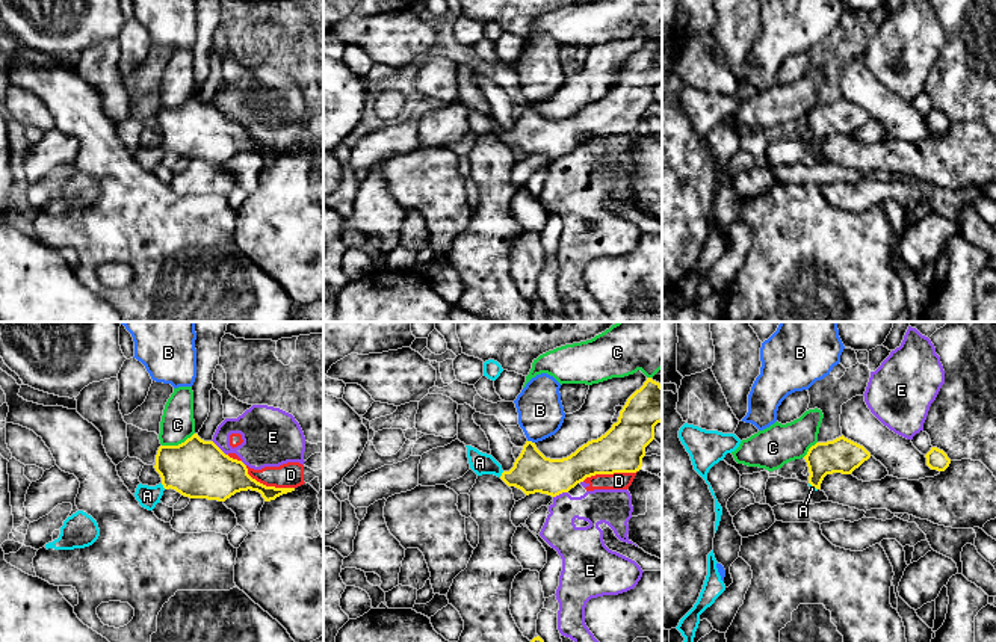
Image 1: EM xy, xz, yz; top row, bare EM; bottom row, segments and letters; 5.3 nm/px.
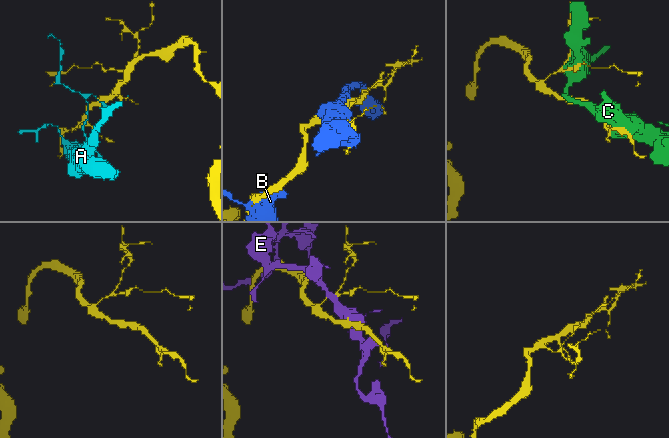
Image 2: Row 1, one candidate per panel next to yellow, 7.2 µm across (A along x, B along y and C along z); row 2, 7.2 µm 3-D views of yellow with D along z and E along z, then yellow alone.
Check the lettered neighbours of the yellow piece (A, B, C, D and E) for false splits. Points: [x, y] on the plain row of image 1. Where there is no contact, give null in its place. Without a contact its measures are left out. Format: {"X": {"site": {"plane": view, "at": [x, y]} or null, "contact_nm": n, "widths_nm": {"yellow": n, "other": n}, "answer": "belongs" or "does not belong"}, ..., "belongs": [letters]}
{"A": {"site": {"plane": "xy", "at": [163, 148]}, "contact_nm": 40, "widths_nm": {"yellow": 320, "other": 110}, "answer": "does not belong"}, "B": {"site": {"plane": "xz", "at": [531, 103]}, "contact_nm": 40, "widths_nm": {"yellow": 220, "other": 240}, "answer": "does not belong"}, "C": {"site": {"plane": "xy", "at": [179, 106]}, "contact_nm": 190, "widths_nm": {"yellow": 320, "other": 180}, "answer": "does not belong"}, "D": {"site": {"plane": "xy", "at": [268, 148]}, "contact_nm": 300, "widths_nm": {"yellow": 220, "other": 140}, "answer": "does not belong"}, "E": {"site": {"plane": "xy", "at": [218, 109]}, "contact_nm": 120, "widths_nm": {"yellow": 320, "other": 240}, "answer": "does not belong"}, "belongs": []}

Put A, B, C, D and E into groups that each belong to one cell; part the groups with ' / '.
A / B / C / D E

